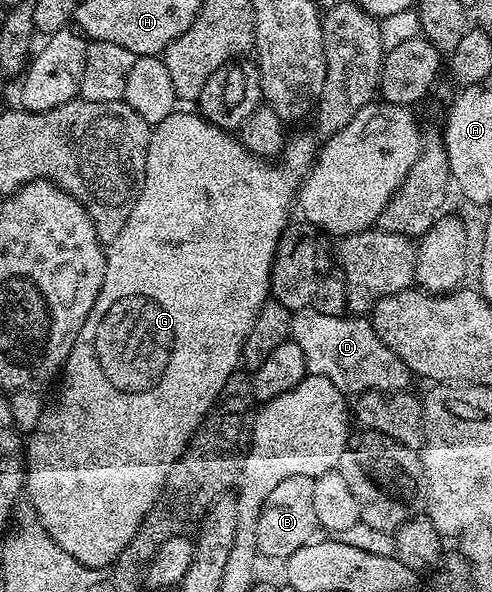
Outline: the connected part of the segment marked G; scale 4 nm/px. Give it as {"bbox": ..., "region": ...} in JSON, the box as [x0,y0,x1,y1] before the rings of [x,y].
{"bbox":[24,110,319,569],"region":[[[178,110],[163,118],[163,122],[152,125],[147,146],[145,177],[135,198],[135,206],[131,206],[131,214],[127,214],[127,222],[123,222],[123,230],[119,230],[119,238],[115,238],[115,242],[108,245],[99,298],[95,298],[95,306],[91,306],[91,314],[87,314],[71,346],[71,354],[59,377],[57,397],[54,398],[53,404],[51,400],[44,405],[39,422],[27,436],[27,451],[24,453],[24,491],[27,498],[35,506],[35,514],[39,522],[43,522],[43,530],[47,530],[47,534],[51,534],[51,538],[55,538],[55,542],[59,542],[59,546],[63,546],[63,550],[67,550],[67,554],[75,558],[75,562],[88,568],[108,569],[117,555],[131,542],[131,538],[135,538],[139,526],[161,499],[167,474],[171,474],[171,466],[175,466],[177,459],[184,454],[189,439],[195,435],[201,421],[211,410],[215,398],[219,398],[223,382],[227,382],[227,378],[231,378],[231,374],[238,371],[247,330],[251,330],[255,314],[259,314],[263,302],[271,296],[269,279],[273,255],[277,253],[277,243],[291,223],[289,211],[294,211],[301,183],[313,167],[313,161],[316,160],[319,151],[318,141],[312,135],[290,135],[279,159],[270,162],[260,156],[252,156],[232,131],[217,128],[204,116],[193,112]]]}

